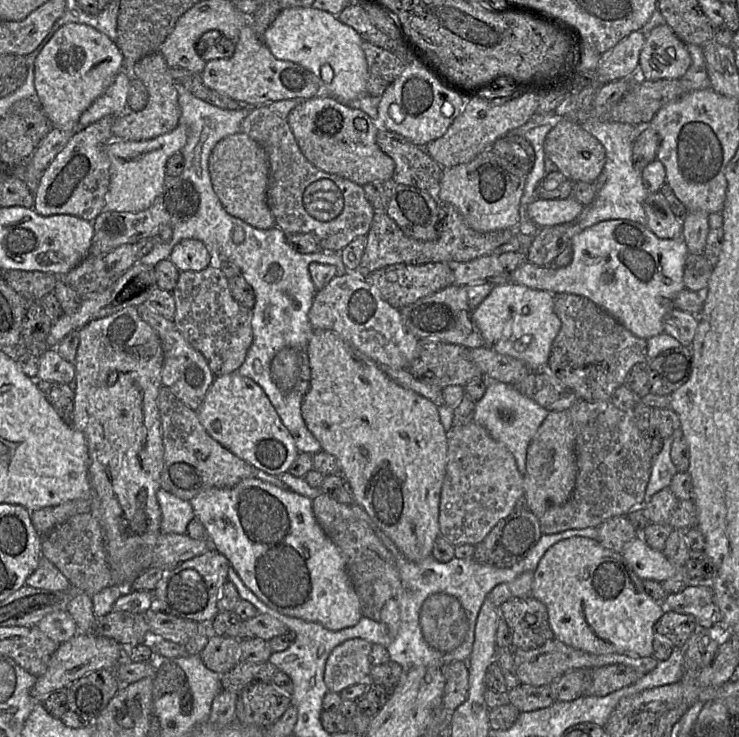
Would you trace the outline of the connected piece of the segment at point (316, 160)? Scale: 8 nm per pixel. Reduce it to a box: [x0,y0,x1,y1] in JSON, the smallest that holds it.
[287,94,394,186]

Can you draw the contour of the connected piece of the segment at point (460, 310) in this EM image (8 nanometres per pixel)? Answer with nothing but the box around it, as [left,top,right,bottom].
[400,285,484,349]

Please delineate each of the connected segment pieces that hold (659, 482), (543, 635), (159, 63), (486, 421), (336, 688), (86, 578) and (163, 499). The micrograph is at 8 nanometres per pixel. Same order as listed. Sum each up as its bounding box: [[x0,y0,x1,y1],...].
[[645,427,682,500],[499,596,555,649],[111,53,181,141],[472,381,548,475],[324,638,371,693],[41,512,113,596],[156,488,194,534]]

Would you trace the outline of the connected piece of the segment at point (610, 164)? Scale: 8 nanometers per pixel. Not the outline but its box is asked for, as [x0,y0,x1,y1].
[567,117,648,242]

